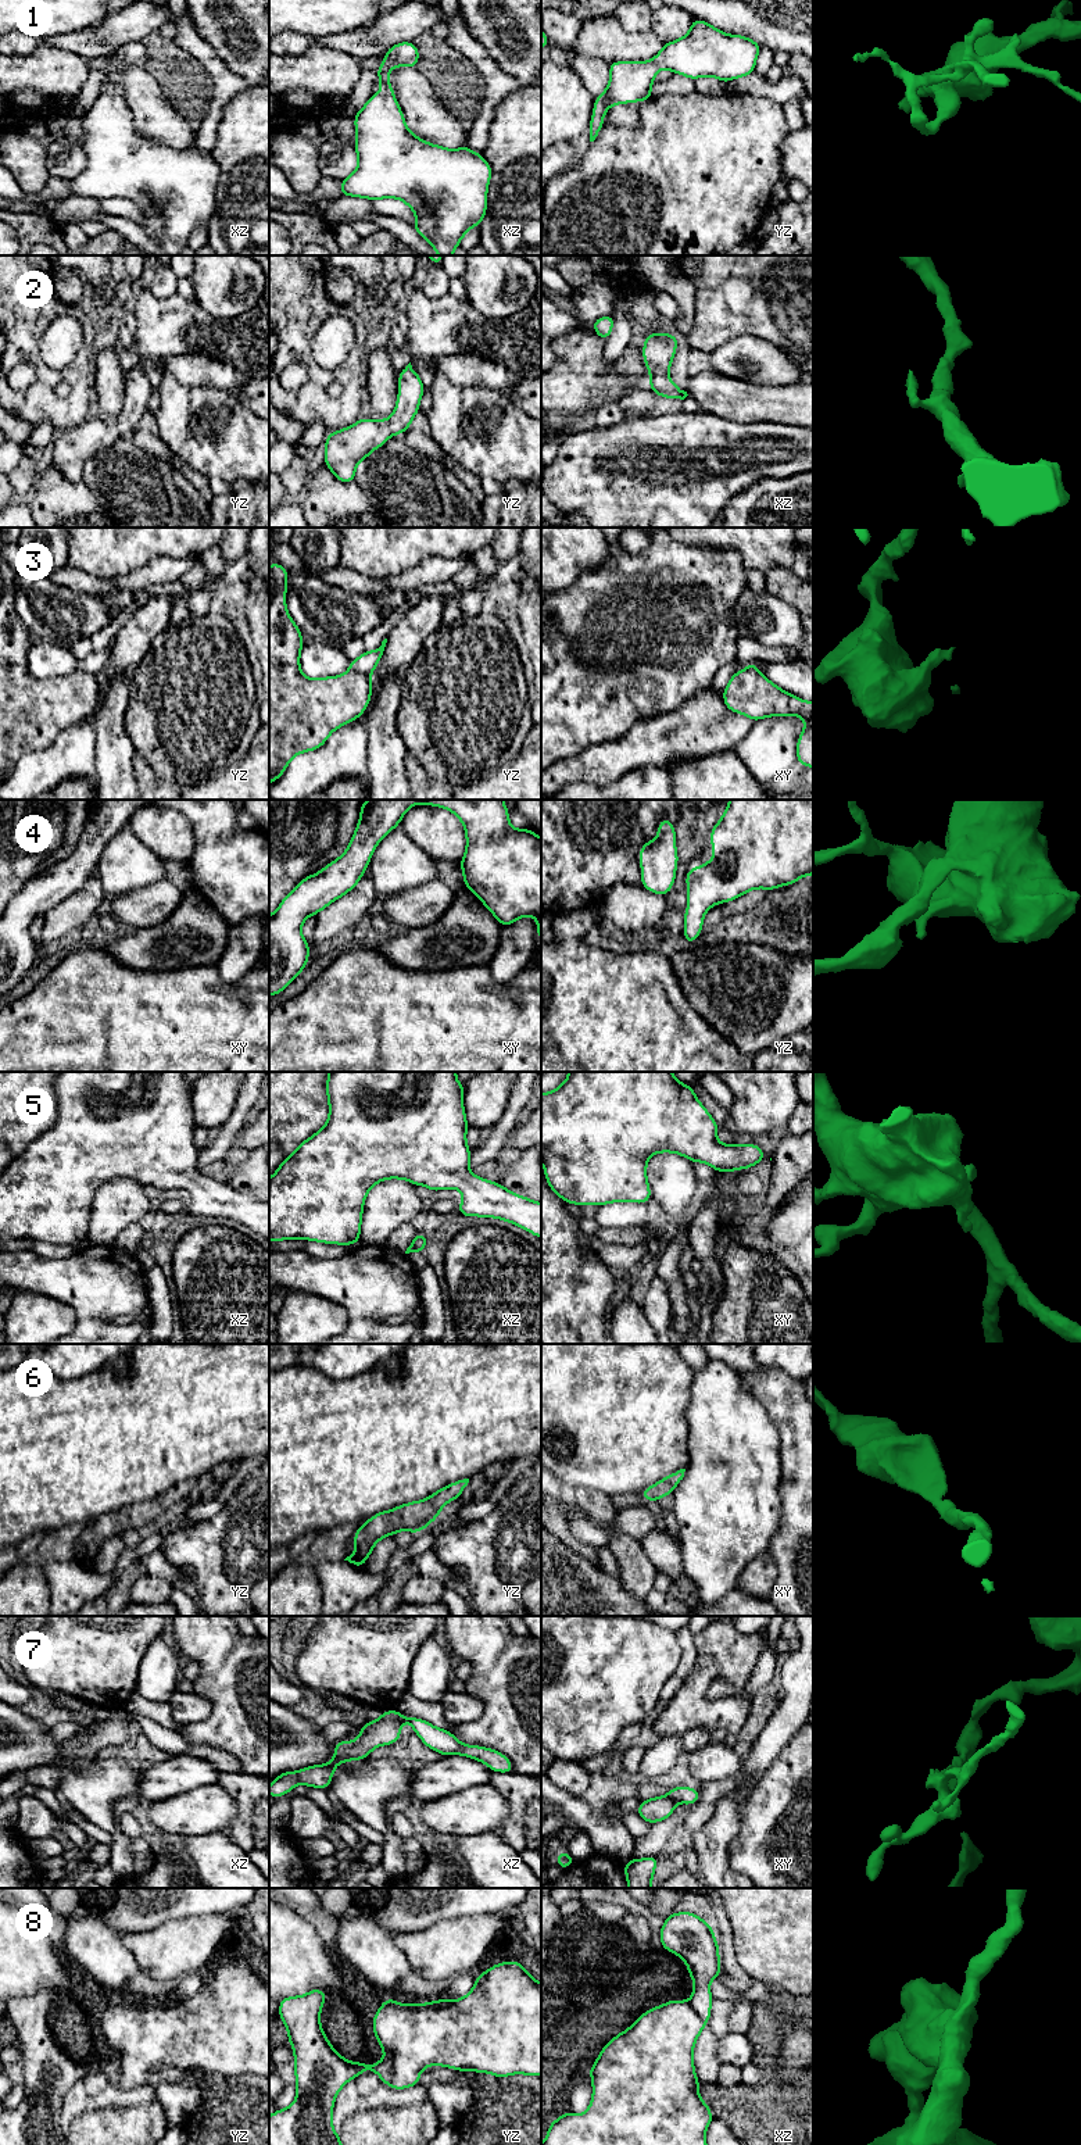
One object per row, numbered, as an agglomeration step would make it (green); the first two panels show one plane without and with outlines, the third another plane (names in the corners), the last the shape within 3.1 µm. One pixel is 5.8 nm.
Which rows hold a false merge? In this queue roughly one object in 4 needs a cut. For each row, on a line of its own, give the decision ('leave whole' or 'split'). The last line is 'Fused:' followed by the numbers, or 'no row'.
1: leave whole
2: leave whole
3: split
4: leave whole
5: leave whole
6: leave whole
7: split
8: split
Fused: 3, 7, 8

